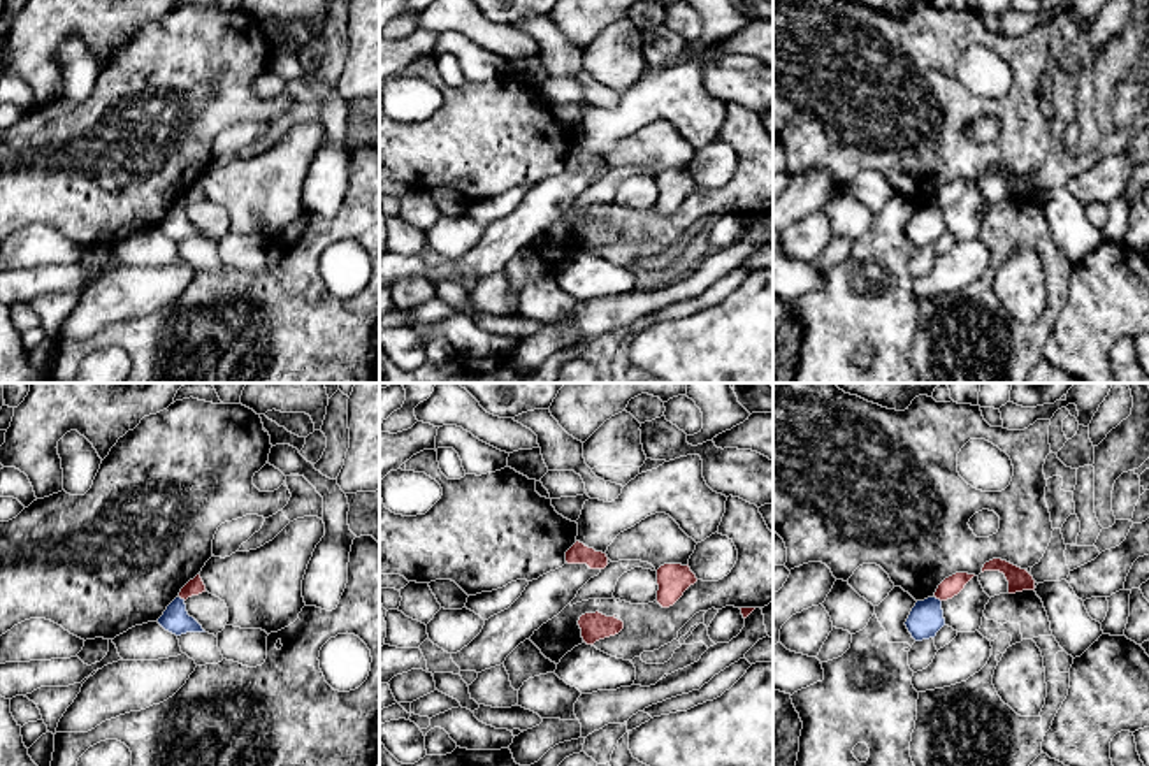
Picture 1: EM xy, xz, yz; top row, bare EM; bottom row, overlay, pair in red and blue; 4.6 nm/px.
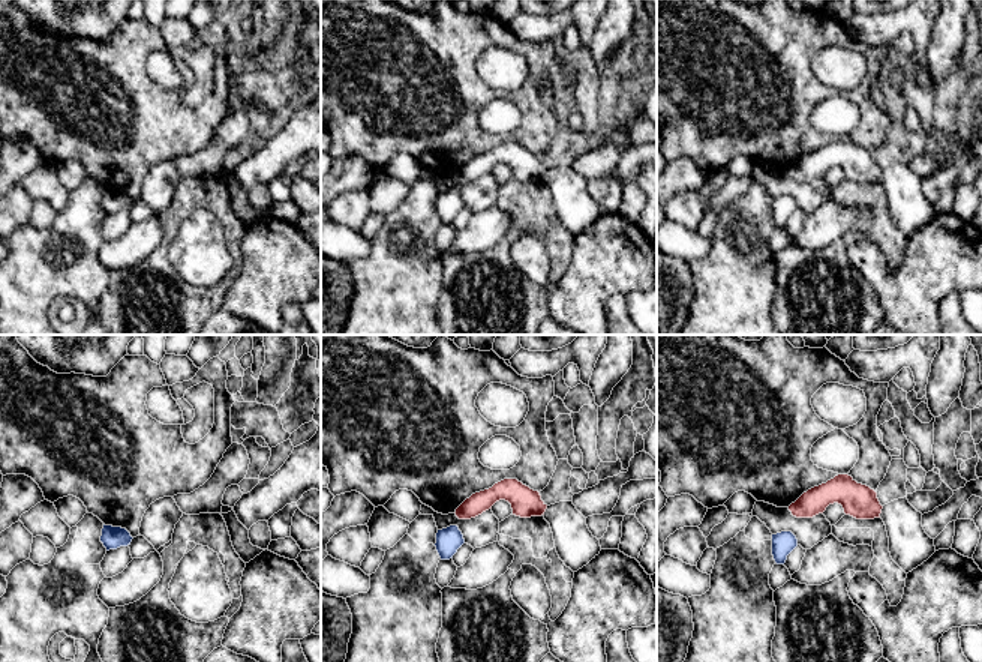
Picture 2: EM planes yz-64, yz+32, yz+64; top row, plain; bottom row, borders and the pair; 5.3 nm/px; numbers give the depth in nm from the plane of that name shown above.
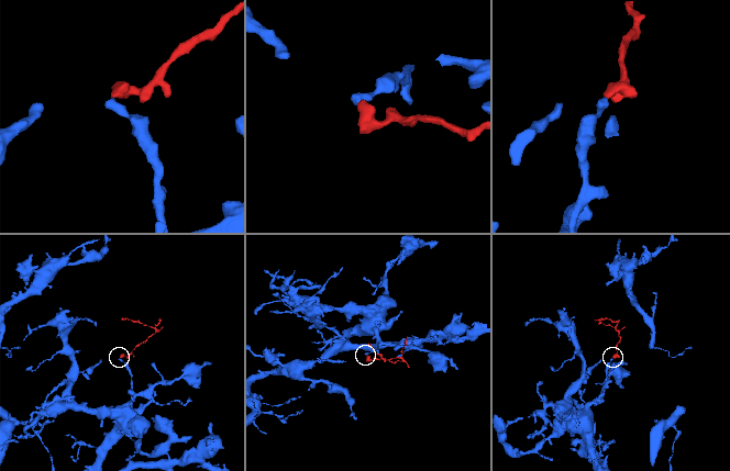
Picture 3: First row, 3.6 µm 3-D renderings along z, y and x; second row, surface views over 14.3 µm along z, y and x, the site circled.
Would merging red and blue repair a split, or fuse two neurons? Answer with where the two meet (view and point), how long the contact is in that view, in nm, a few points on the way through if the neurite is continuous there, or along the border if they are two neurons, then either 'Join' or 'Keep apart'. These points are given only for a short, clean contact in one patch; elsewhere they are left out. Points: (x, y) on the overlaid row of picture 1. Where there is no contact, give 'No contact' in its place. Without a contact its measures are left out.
Touches red at yz (939, 598). Shared border 40 nm. Boundary: yz (935, 596), (940, 601). Keep apart

